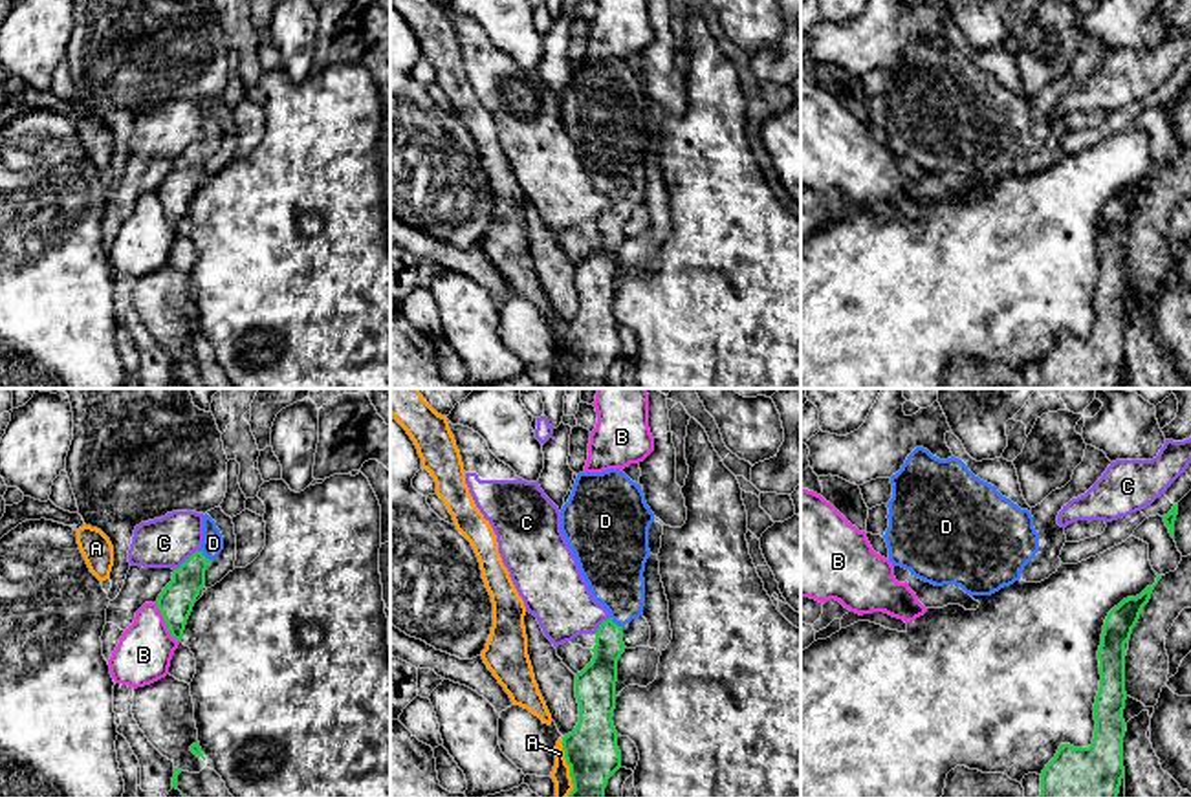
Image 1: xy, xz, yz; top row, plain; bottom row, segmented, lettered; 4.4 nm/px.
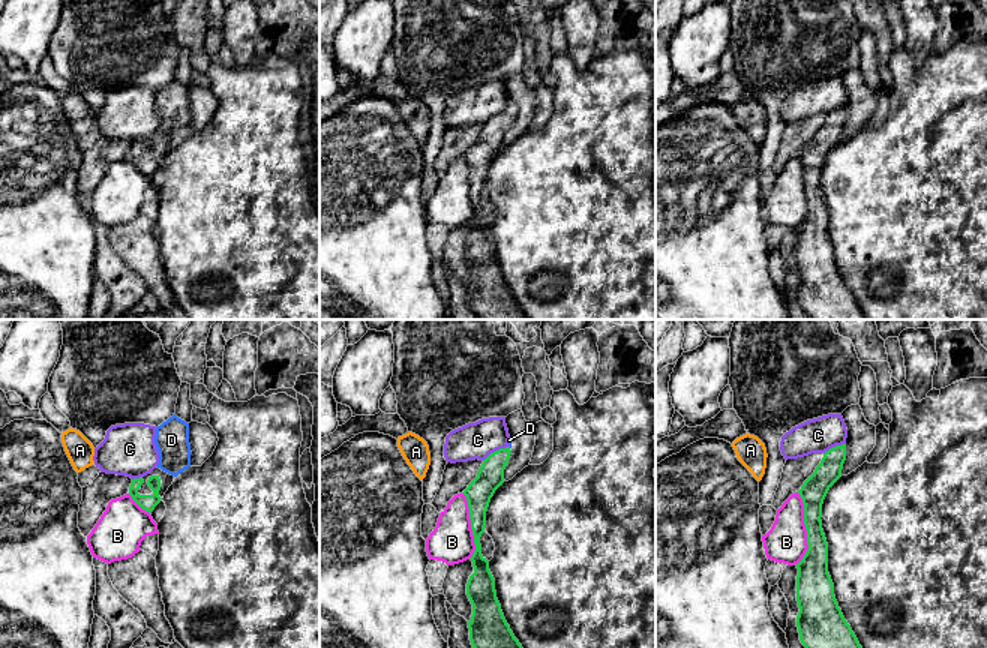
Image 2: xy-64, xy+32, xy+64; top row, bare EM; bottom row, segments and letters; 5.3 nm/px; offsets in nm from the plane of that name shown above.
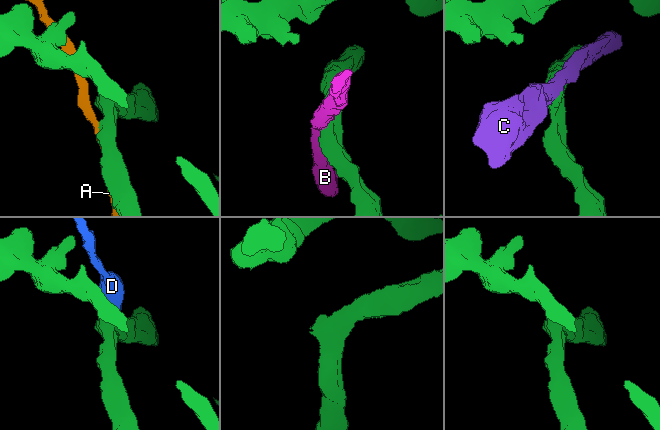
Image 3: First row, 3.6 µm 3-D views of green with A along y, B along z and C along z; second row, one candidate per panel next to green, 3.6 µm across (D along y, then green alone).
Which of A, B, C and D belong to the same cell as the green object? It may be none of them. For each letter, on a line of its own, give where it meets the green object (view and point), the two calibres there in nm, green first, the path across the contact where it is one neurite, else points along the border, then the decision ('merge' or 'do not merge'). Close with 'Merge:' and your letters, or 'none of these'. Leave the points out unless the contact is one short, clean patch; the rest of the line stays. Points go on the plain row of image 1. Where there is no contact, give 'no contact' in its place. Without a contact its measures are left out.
A: xz (570, 358) | 240/80 nm | do not merge
B: xy (165, 213) | 150/240 nm | do not merge
C: xy (189, 147) | 150/220 nm | do not merge
D: xz (614, 213) | 150/260 nm | merge
Merge: D

